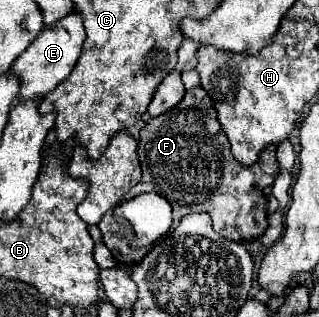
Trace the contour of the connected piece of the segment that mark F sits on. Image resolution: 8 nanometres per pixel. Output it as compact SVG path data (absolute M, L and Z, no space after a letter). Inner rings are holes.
M193 87L191 91L185 93L185 97L171 109L165 111L163 115L151 117L145 127L139 133L139 145L137 145L137 155L141 163L141 181L125 195L125 199L133 199L141 193L157 193L163 195L171 207L173 207L173 223L177 225L183 215L189 213L209 213L213 227L223 227L219 233L225 239L231 241L251 241L259 239L265 229L267 229L267 199L263 195L263 187L271 185L275 181L275 175L279 173L279 163L275 157L275 147L267 145L263 153L259 155L259 161L253 163L251 167L243 167L237 163L231 155L231 145L217 121L217 111L213 107L211 97L203 87Z

